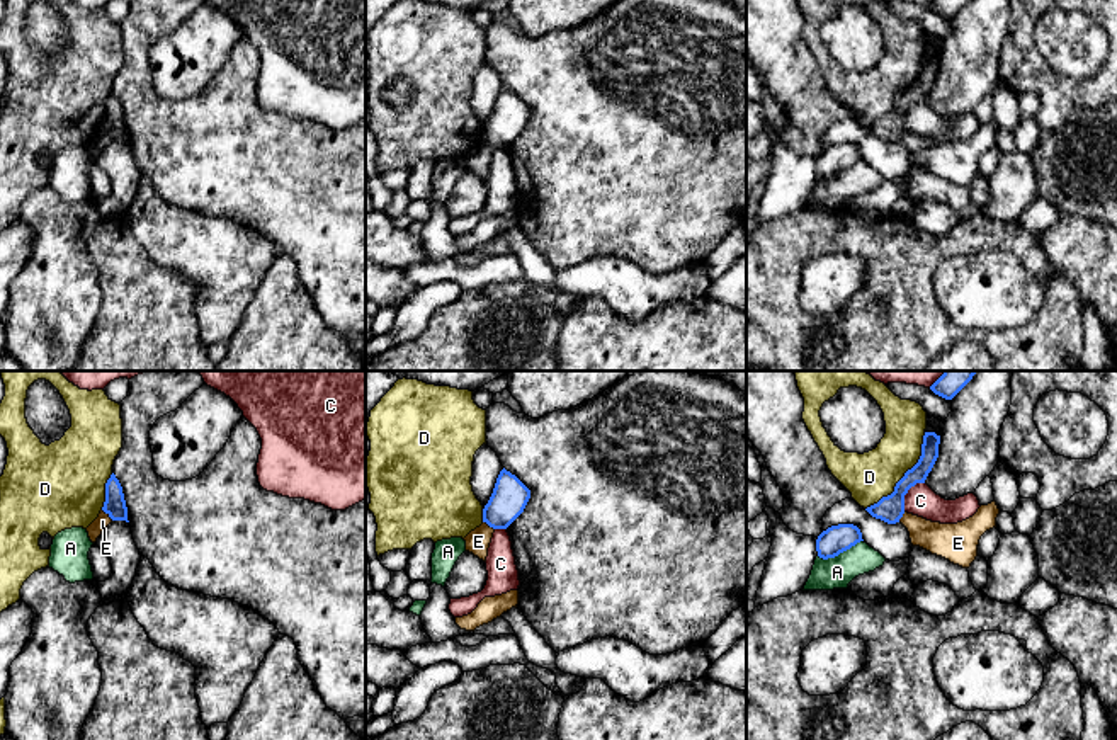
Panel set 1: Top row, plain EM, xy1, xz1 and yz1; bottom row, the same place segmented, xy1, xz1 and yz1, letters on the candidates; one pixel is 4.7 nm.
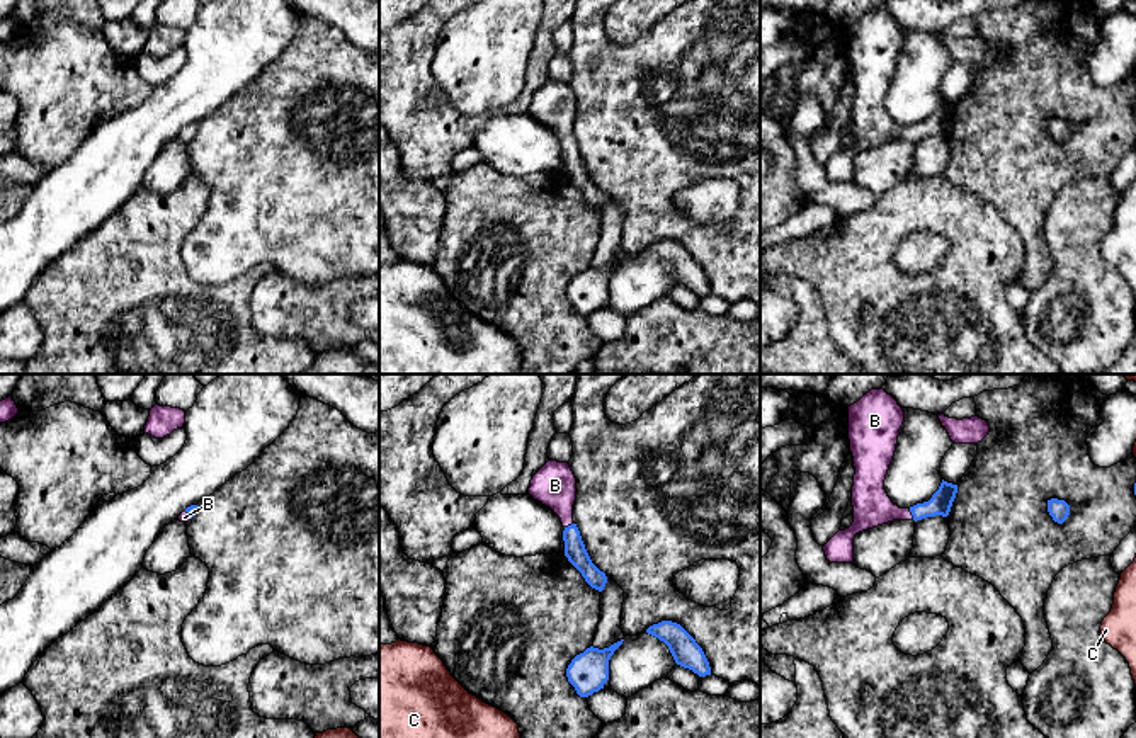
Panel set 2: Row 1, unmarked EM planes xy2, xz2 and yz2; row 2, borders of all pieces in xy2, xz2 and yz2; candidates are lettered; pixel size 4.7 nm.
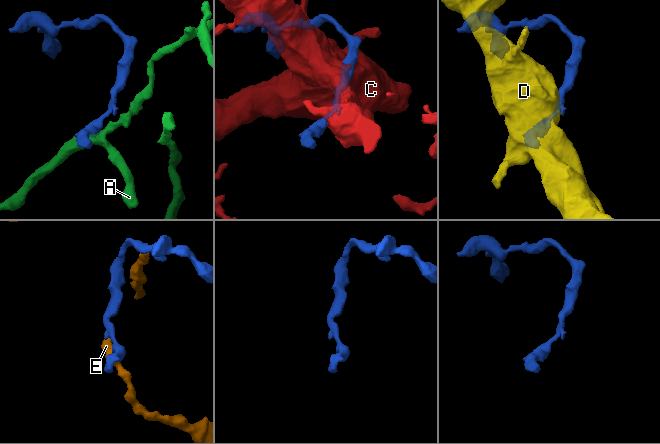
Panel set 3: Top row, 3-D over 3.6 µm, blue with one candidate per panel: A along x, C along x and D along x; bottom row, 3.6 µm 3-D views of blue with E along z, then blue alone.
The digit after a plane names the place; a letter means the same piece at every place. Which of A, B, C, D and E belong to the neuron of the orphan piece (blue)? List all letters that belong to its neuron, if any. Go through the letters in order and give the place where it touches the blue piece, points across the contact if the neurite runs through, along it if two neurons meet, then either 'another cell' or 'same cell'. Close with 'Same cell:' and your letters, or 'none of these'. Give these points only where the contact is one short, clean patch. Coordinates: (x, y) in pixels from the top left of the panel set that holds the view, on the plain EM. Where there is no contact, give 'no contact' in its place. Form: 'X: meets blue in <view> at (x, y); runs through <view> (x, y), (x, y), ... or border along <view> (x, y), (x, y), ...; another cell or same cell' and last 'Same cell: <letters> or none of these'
A: meets blue in yz1 at (840, 170); border along yz1 (862, 159), (833, 176), (818, 176); another cell
B: meets blue in yz2 at (912, 133); runs through yz2 (941, 121), (912, 133), (895, 133), (873, 126); same cell
C: meets blue in yz1 at (907, 111); another cell
D: meets blue in yz1 at (905, 94); another cell
E: meets blue in xy1 at (107, 131); border along xy1 (102, 128), (113, 138); another cell
Same cell: B

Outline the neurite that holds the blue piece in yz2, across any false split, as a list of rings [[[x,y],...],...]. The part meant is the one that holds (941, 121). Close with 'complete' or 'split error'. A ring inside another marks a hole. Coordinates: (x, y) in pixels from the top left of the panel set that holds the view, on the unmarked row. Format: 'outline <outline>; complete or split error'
outline [[[871,9],[849,27],[849,60],[854,77],[852,126],[854,141],[838,150],[825,165],[830,182],[854,182],[854,156],[867,148],[893,139],[922,139],[947,136],[957,112],[957,104],[942,99],[929,121],[900,128],[884,109],[884,99],[893,80],[905,31],[884,9]]]; split error

